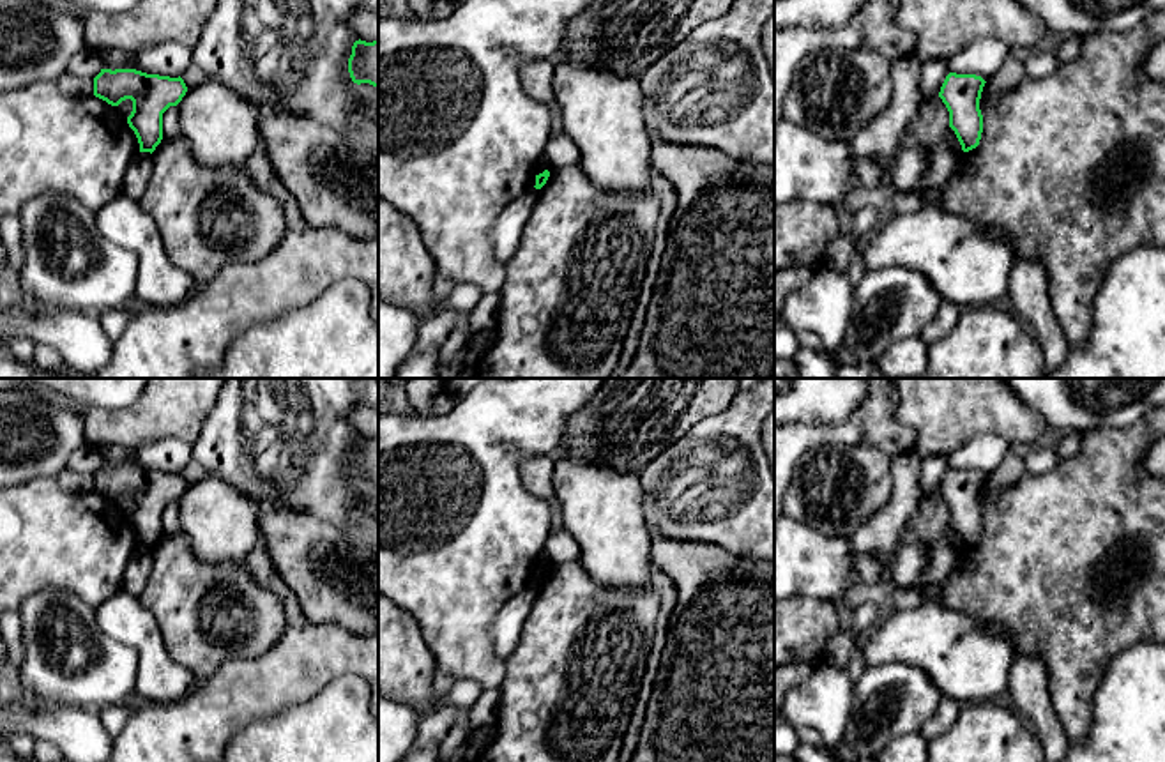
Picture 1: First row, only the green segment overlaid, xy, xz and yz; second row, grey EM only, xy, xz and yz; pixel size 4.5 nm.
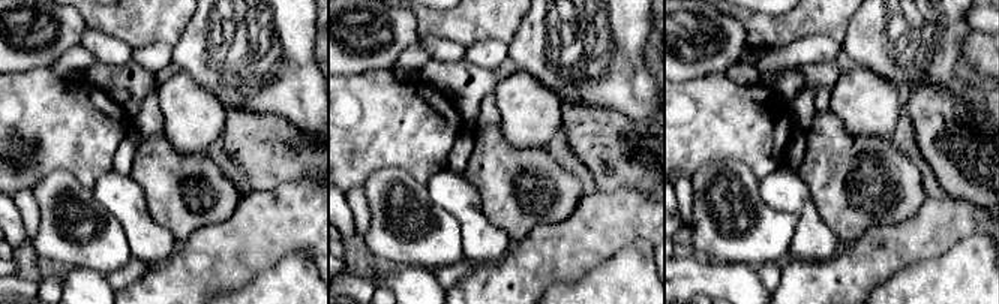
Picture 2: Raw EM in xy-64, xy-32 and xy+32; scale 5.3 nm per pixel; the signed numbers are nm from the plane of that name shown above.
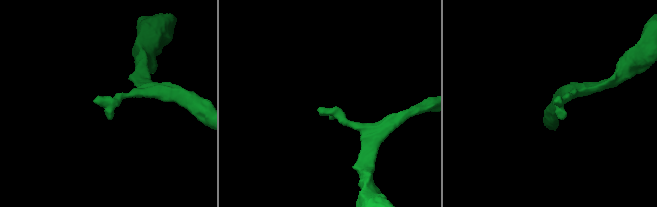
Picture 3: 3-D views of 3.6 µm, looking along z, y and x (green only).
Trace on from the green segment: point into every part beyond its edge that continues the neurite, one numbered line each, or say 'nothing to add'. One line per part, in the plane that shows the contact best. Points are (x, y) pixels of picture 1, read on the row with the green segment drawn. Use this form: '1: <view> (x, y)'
nothing to add

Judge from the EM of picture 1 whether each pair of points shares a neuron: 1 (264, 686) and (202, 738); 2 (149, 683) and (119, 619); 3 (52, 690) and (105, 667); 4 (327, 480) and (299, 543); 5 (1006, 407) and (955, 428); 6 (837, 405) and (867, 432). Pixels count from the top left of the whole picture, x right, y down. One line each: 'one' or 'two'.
1: one
2: one
3: one
4: two
5: one
6: two

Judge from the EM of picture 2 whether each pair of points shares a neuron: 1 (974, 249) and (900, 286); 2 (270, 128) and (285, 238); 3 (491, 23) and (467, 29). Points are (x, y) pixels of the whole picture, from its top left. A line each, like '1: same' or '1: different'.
1: same
2: different
3: same

